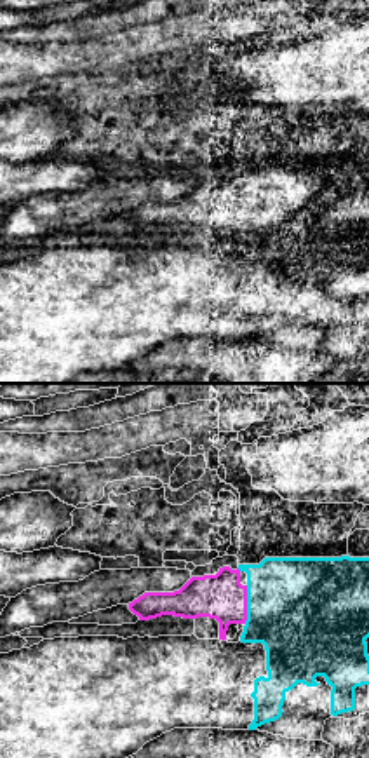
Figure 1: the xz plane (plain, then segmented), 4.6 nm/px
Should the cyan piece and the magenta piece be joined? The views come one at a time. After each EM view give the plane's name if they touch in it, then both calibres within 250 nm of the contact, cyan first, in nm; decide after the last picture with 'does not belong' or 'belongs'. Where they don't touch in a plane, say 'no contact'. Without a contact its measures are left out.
meets cyan in xz; 480 nm thick on the cyan side, 220 nm on the other

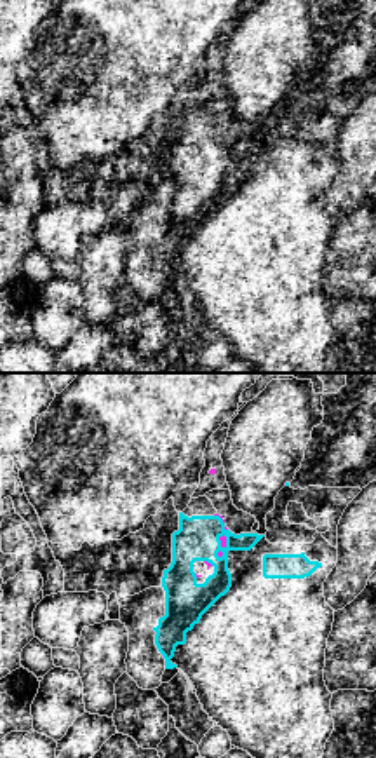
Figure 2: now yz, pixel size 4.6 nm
meets cyan in yz; 200 nm thick on the cyan side, 30 nm on the other

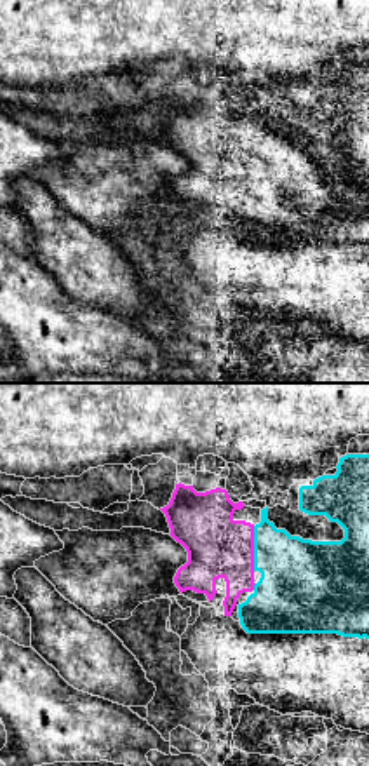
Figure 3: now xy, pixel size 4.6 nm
meets cyan in xy; 360 nm thick on the cyan side, 280 nm on the other

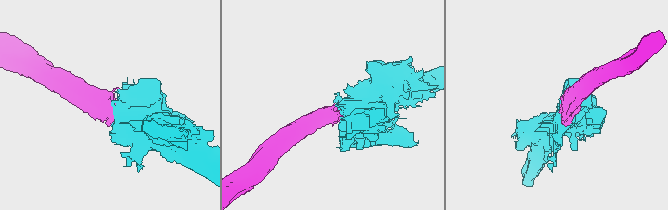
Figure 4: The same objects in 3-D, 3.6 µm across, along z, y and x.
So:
belongs

